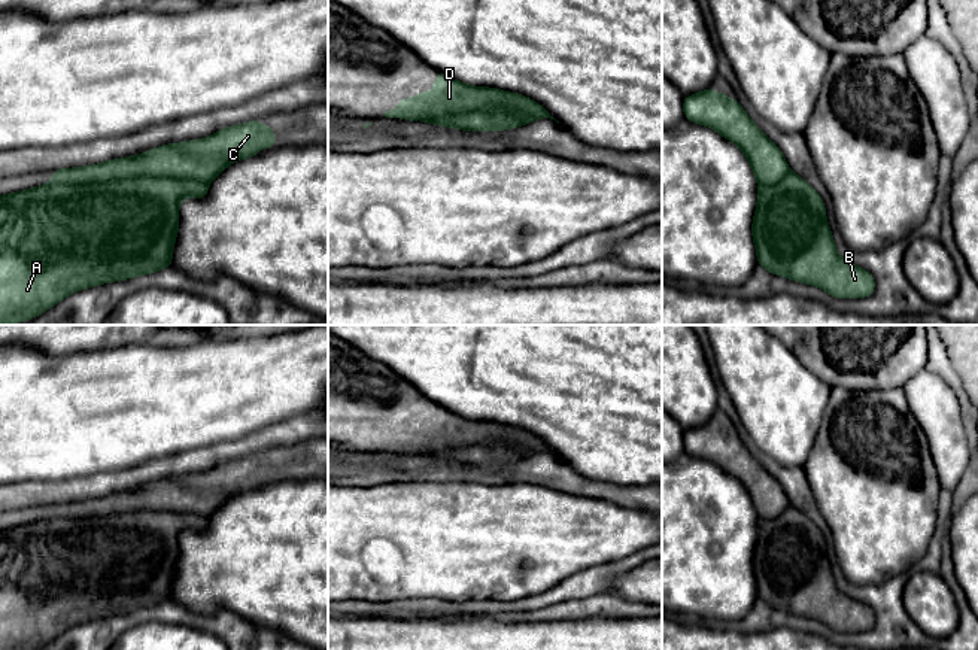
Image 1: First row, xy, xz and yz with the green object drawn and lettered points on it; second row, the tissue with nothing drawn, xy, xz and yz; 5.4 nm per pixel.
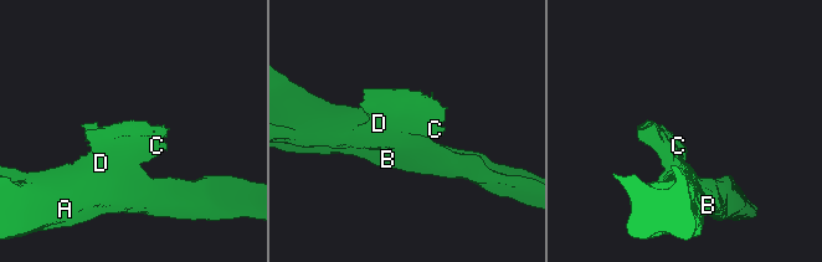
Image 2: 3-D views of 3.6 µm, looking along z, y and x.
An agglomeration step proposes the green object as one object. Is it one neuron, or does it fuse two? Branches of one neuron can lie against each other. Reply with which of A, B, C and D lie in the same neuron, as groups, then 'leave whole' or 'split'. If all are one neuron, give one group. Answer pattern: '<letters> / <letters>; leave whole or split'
A B / C D; split

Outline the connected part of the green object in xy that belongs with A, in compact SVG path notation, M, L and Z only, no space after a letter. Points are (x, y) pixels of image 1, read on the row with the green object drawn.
M134 176L81 185L48 183L0 195L0 325L39 316L79 289L171 267L179 204L185 197L201 200L207 194L207 182Z

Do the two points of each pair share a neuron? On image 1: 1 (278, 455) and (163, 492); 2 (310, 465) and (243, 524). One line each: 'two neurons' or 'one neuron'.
1: one neuron
2: two neurons

